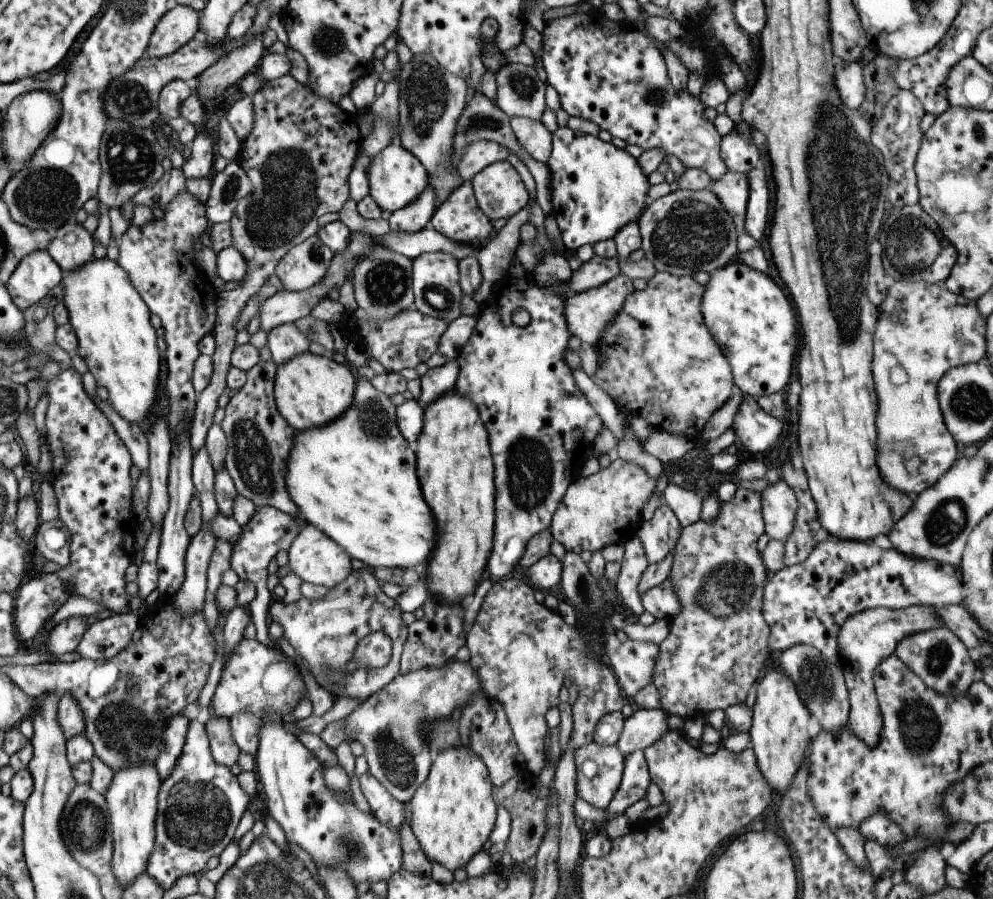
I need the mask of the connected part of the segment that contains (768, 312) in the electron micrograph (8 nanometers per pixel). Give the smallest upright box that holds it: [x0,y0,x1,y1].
[699,260,800,399]

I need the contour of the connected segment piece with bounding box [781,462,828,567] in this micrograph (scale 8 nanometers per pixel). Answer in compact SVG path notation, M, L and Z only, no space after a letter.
M785 462L781 472L783 472L782 482L793 490L797 498L793 530L785 538L785 542L782 542L783 565L789 567L803 562L819 542L828 538L828 534L819 523L803 470L795 470L789 462Z

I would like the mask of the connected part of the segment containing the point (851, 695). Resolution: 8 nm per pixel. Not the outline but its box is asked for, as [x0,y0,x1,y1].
[837,605,941,746]

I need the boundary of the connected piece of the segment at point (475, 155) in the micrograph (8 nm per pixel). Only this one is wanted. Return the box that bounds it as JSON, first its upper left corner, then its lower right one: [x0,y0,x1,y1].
[456,140,507,182]

